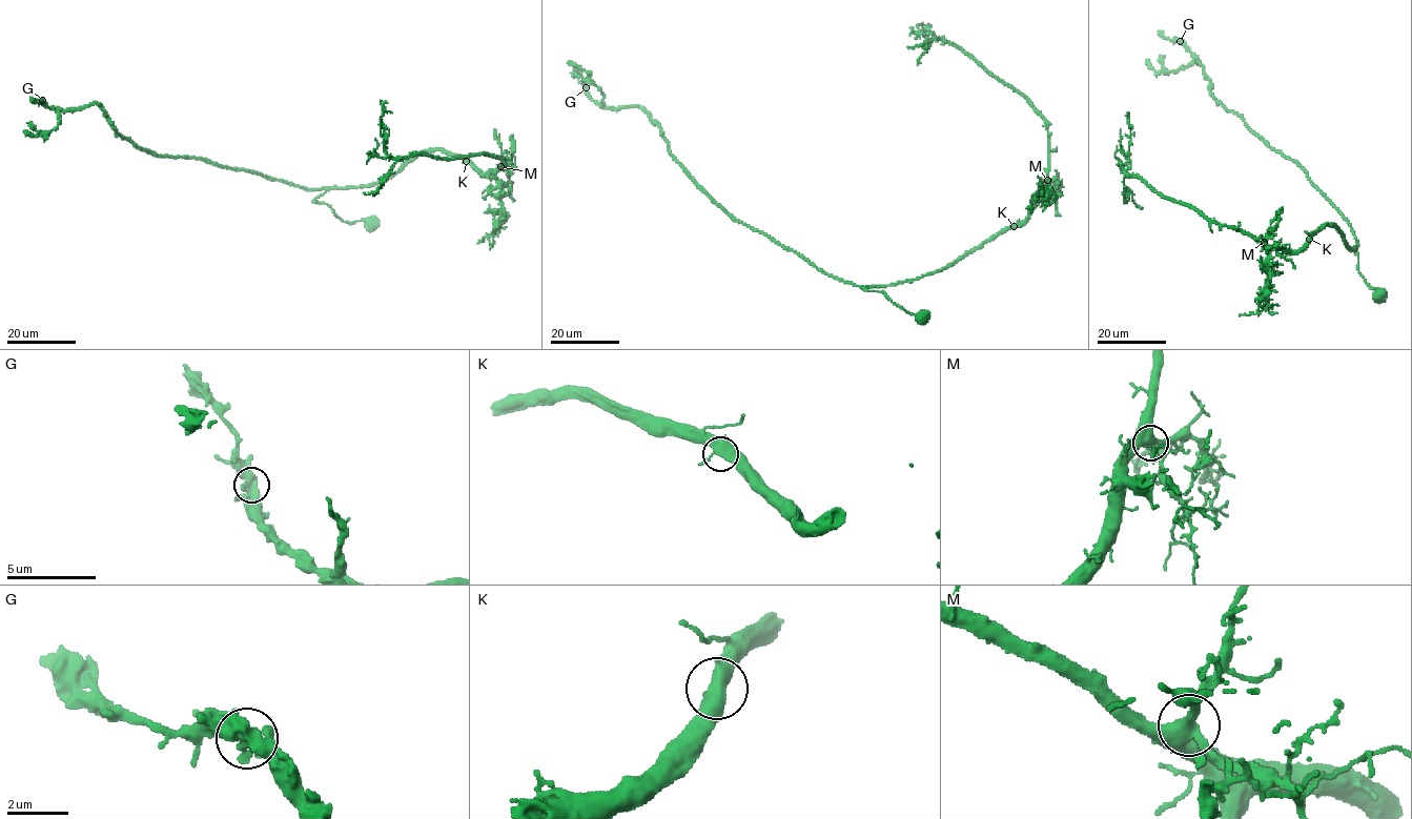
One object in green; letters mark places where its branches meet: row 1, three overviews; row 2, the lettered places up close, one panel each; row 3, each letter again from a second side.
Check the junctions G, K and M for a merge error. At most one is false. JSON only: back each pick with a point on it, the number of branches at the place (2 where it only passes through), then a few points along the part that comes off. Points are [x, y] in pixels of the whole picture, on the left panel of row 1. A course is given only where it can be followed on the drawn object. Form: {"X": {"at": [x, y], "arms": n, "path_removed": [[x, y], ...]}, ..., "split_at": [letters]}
{"split_at": []}

